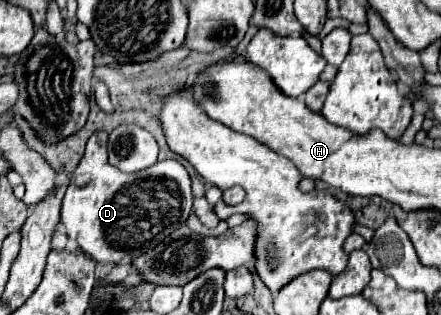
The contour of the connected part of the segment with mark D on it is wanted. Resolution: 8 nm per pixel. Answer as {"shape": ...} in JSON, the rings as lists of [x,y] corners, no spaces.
{"shape":[[[106,132],[90,136],[80,166],[72,174],[62,200],[62,224],[66,226],[68,238],[74,238],[88,256],[96,262],[116,266],[152,250],[182,226],[182,210],[186,222],[192,208],[192,190],[186,168],[176,160],[156,162],[138,174],[124,174],[112,168],[106,156],[106,140]]]}

